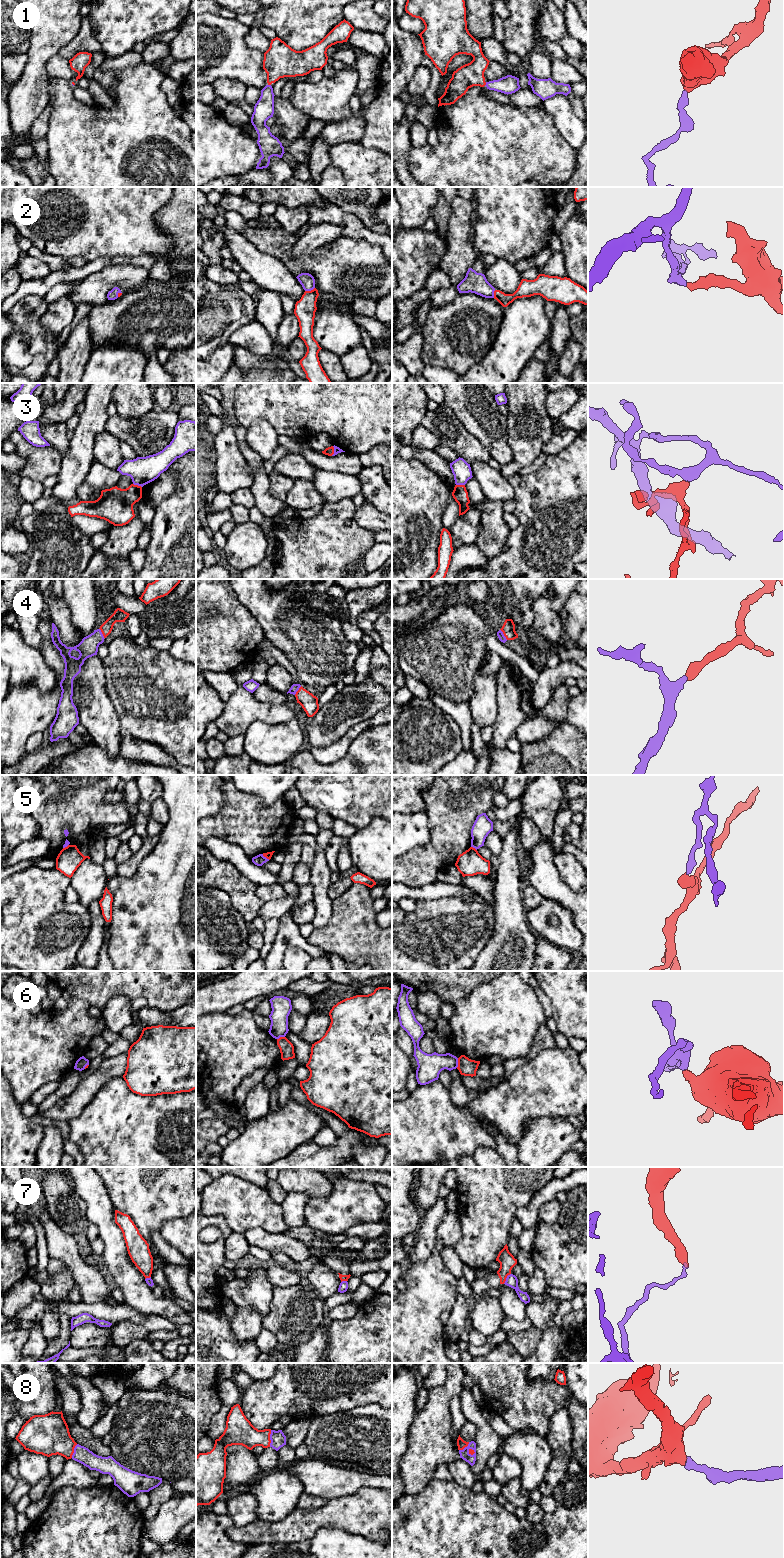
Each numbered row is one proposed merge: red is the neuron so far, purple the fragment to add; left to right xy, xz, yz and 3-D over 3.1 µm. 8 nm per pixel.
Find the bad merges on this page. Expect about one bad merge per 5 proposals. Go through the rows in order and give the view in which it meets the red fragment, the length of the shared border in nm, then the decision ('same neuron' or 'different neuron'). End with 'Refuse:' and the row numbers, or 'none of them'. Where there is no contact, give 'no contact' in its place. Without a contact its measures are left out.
1: contact in yz; length 40 nm; same neuron
2: contact in xz; length 90 nm; same neuron
3: contact in xz; length 80 nm; different neuron
4: contact in yz; length 110 nm; same neuron
5: contact in yz; length 60 nm; different neuron
6: contact in yz; length 80 nm; different neuron
7: contact in yz; length 110 nm; different neuron
8: contact in xz; length 140 nm; same neuron
Refuse: 3, 5, 6, 7

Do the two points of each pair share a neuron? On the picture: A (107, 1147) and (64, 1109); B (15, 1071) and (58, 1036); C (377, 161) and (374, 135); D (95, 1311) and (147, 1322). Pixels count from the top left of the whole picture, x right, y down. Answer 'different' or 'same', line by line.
A: different
B: same
C: different
D: same

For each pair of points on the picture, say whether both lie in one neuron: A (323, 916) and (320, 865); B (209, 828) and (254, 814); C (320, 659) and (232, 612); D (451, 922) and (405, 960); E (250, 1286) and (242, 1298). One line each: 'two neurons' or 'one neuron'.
A: one neuron
B: one neuron
C: two neurons
D: one neuron
E: one neuron

